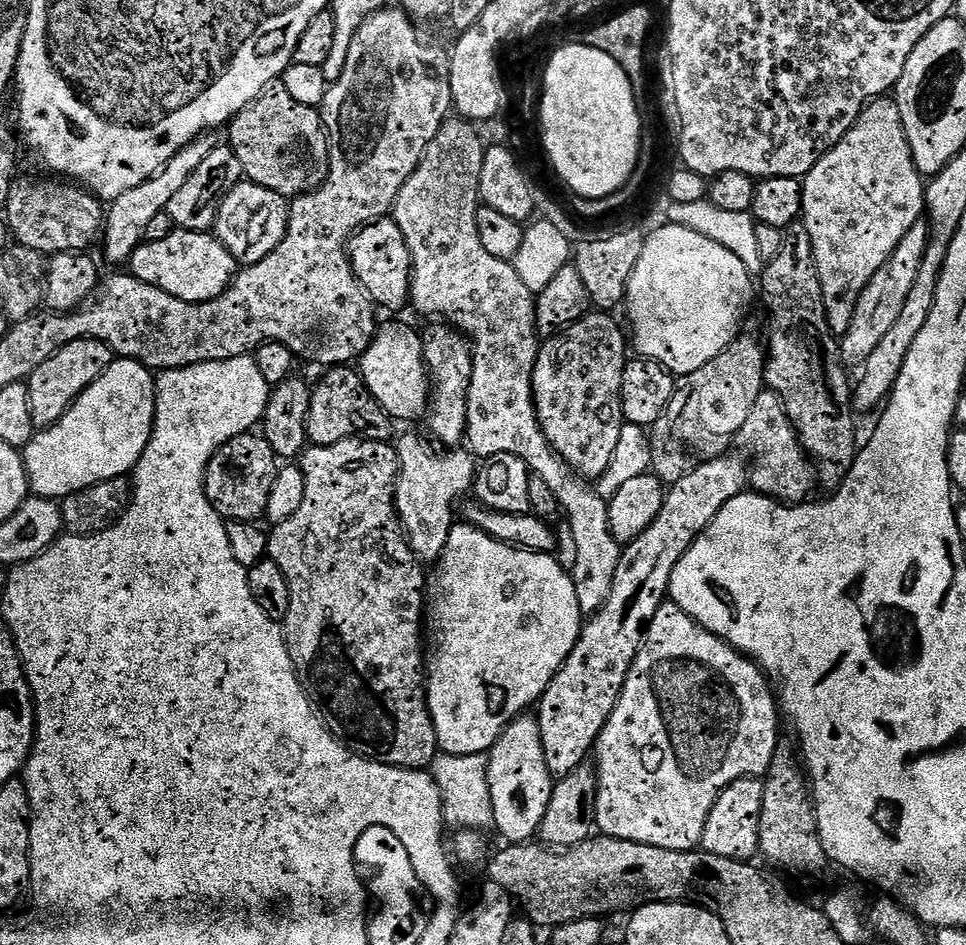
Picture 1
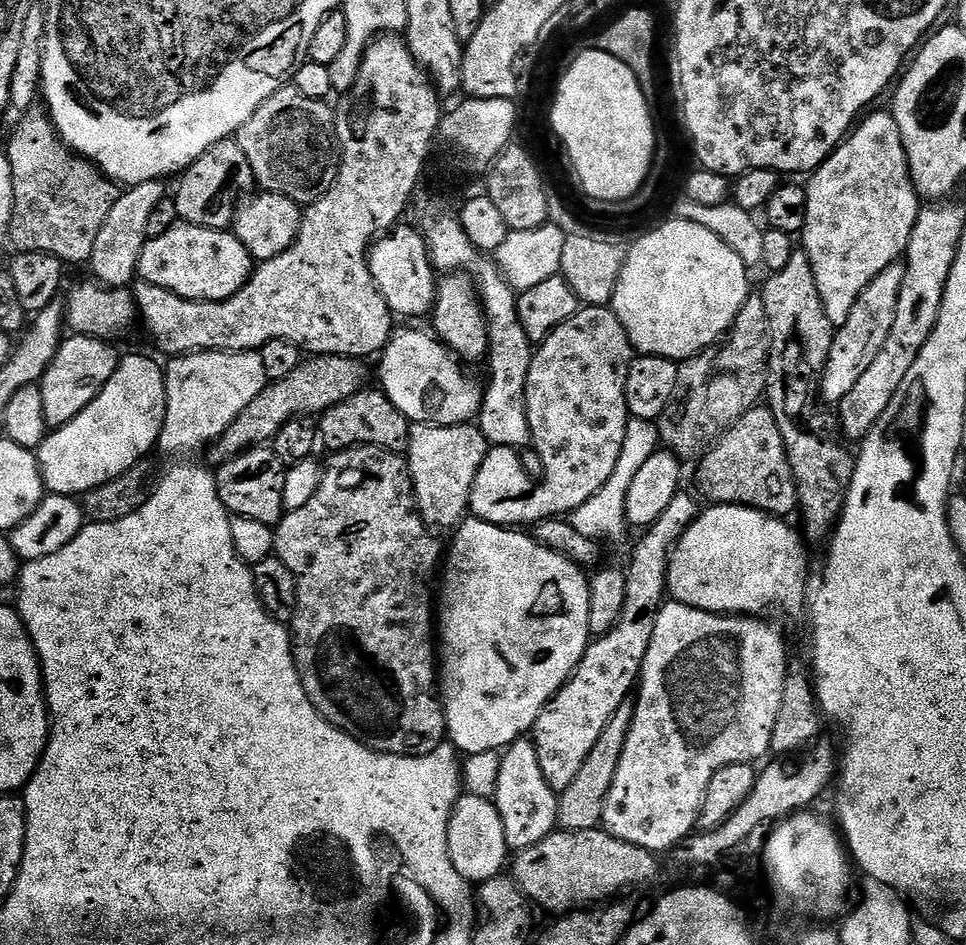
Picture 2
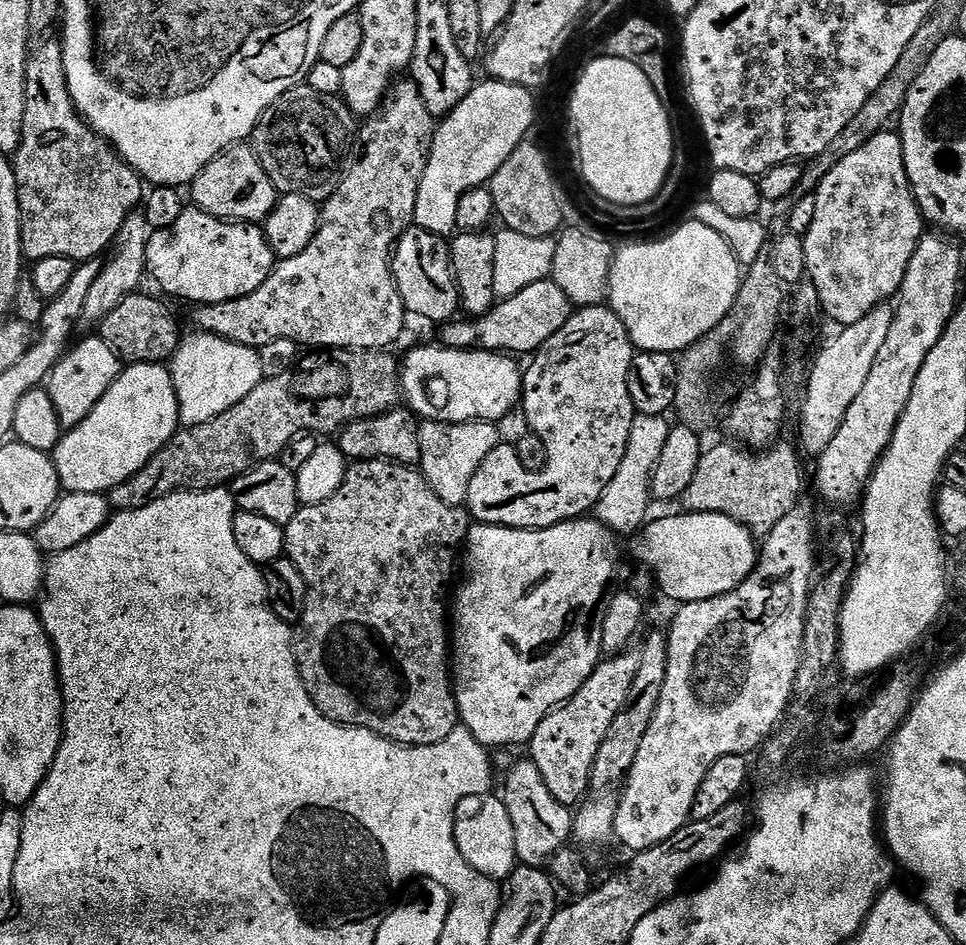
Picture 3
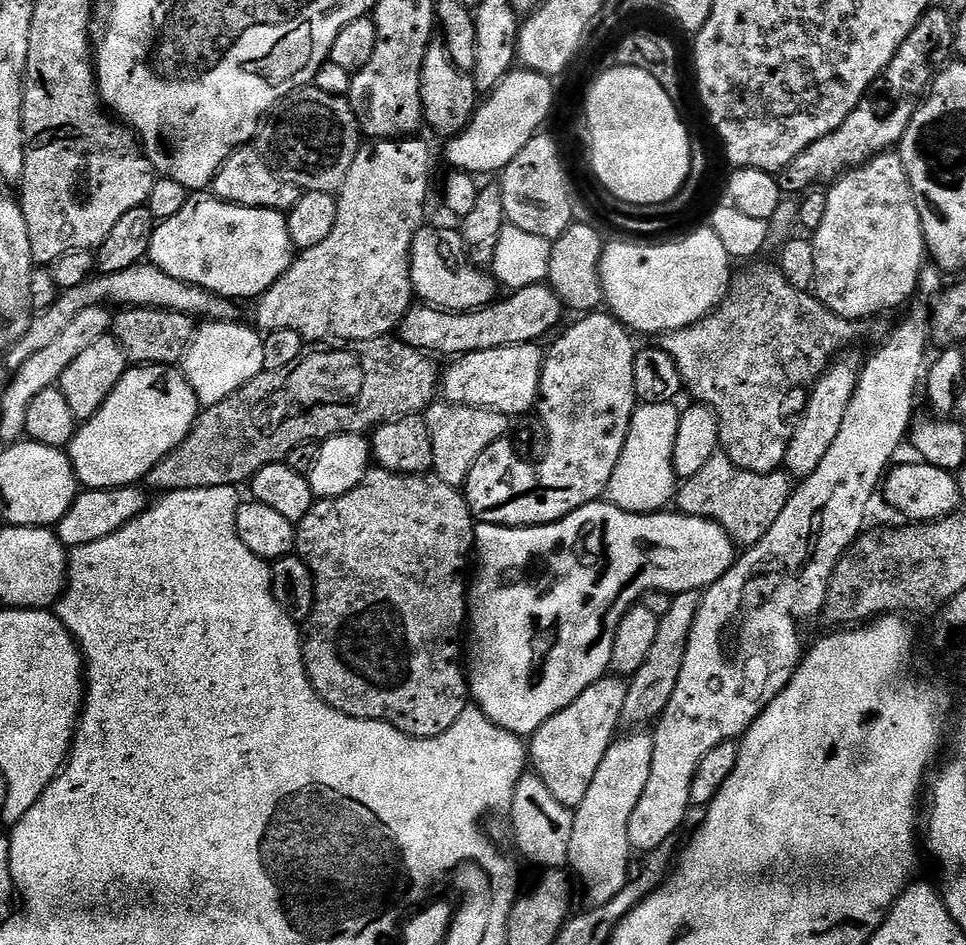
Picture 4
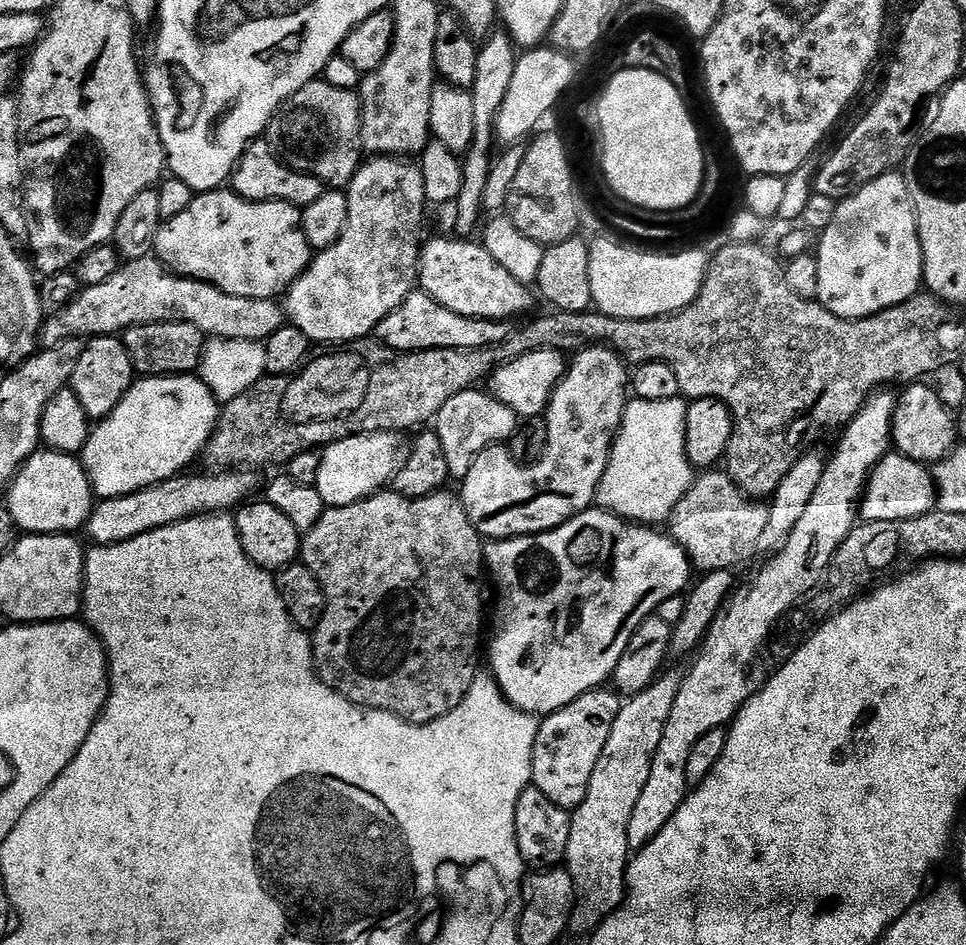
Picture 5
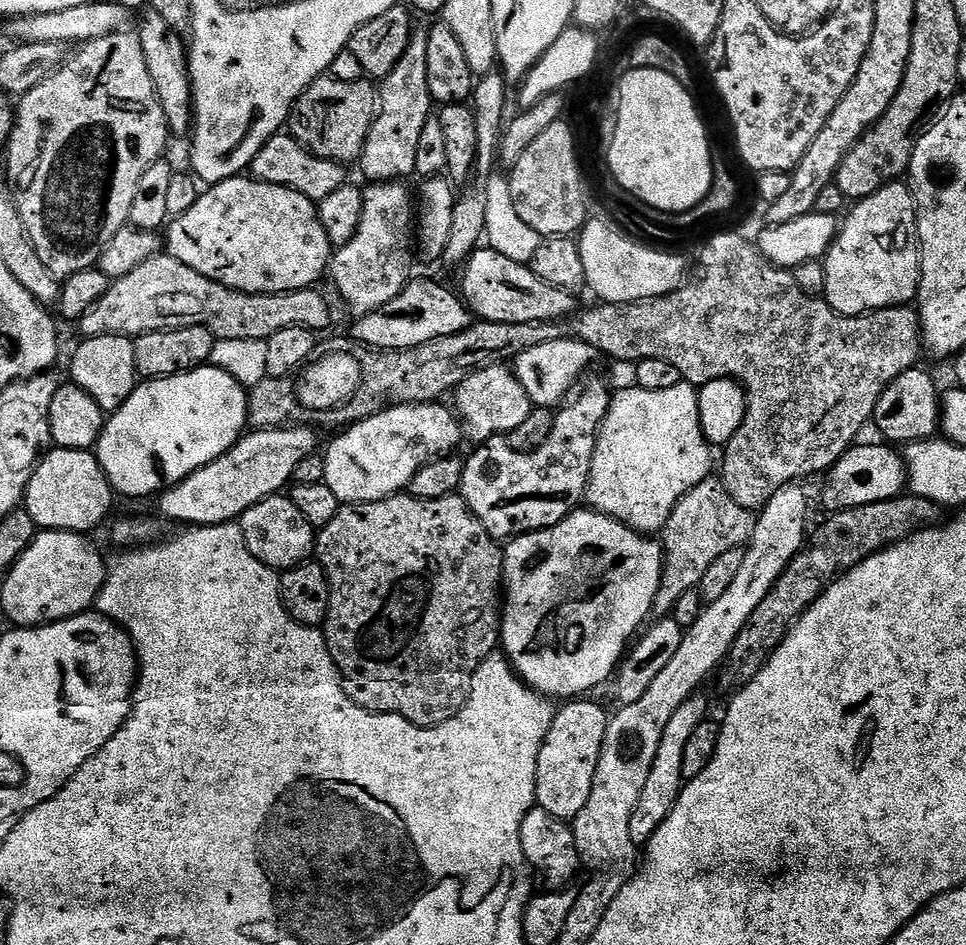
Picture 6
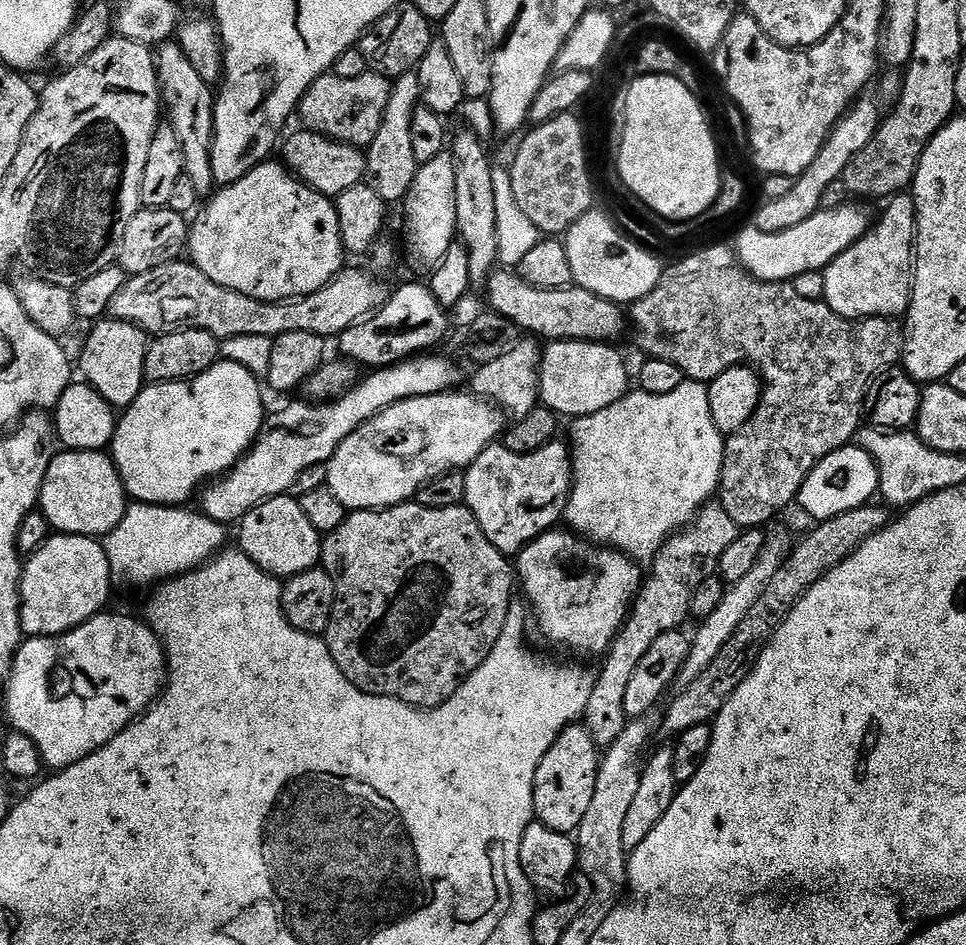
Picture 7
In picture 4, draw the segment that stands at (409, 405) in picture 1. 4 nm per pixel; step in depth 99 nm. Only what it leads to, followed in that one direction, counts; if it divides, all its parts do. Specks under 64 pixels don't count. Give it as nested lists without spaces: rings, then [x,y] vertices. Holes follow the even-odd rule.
[[[537,343],[520,344],[457,357],[440,380],[440,392],[447,403],[495,410],[510,418],[524,414],[537,405],[544,359]]]

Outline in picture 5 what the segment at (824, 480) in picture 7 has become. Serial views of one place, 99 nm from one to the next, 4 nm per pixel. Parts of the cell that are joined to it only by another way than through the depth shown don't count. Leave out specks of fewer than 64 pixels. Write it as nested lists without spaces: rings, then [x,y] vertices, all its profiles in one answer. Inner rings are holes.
[[[889,454],[883,456],[868,473],[858,512],[864,520],[905,520],[933,511],[937,504],[933,473],[917,460],[899,454]]]

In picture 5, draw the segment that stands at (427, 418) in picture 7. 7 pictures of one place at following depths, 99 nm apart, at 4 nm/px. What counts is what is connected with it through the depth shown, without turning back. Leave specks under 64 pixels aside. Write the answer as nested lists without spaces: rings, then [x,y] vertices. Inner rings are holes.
[[[393,431],[370,432],[342,438],[323,449],[314,487],[327,507],[352,505],[378,491],[392,479],[398,468],[395,461],[398,442]]]

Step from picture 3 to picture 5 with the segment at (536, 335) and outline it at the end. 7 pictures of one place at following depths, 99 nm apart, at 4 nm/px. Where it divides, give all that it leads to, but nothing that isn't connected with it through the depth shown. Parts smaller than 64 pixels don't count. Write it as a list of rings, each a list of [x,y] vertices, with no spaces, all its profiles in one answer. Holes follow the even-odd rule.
[[[413,290],[396,308],[377,324],[374,334],[379,342],[399,352],[415,352],[436,348],[464,348],[478,349],[495,347],[504,342],[510,333],[509,325],[505,321],[478,319],[456,314],[423,290]]]

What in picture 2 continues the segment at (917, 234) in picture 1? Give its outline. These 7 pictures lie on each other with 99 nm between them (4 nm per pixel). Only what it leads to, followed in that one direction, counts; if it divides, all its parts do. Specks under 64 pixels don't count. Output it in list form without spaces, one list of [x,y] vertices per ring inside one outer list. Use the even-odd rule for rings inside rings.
[[[897,262],[878,274],[860,296],[848,321],[833,335],[832,349],[820,383],[820,395],[829,405],[839,405],[840,400],[854,390],[858,378],[870,370],[870,362],[878,358],[878,350],[882,350],[886,338],[890,338],[890,326],[894,326],[894,314],[898,314],[898,294],[902,290],[904,269],[905,265]]]

